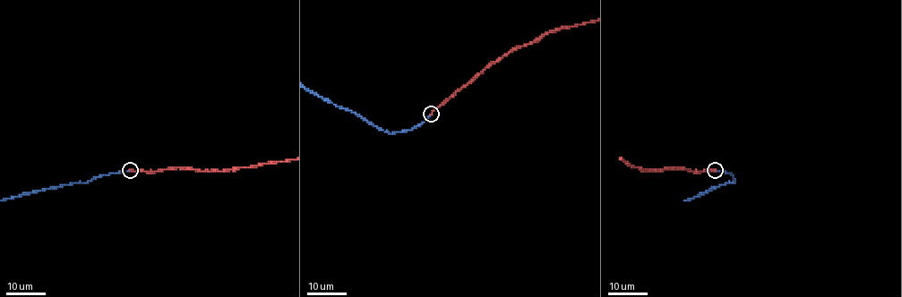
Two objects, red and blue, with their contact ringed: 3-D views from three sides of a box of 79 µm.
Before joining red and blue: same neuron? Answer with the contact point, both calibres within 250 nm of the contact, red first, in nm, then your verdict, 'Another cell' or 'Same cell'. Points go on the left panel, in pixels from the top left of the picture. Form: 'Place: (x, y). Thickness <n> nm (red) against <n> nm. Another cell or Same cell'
Place: (130, 170). Thickness 220 nm (red) against 140 nm. Another cell

